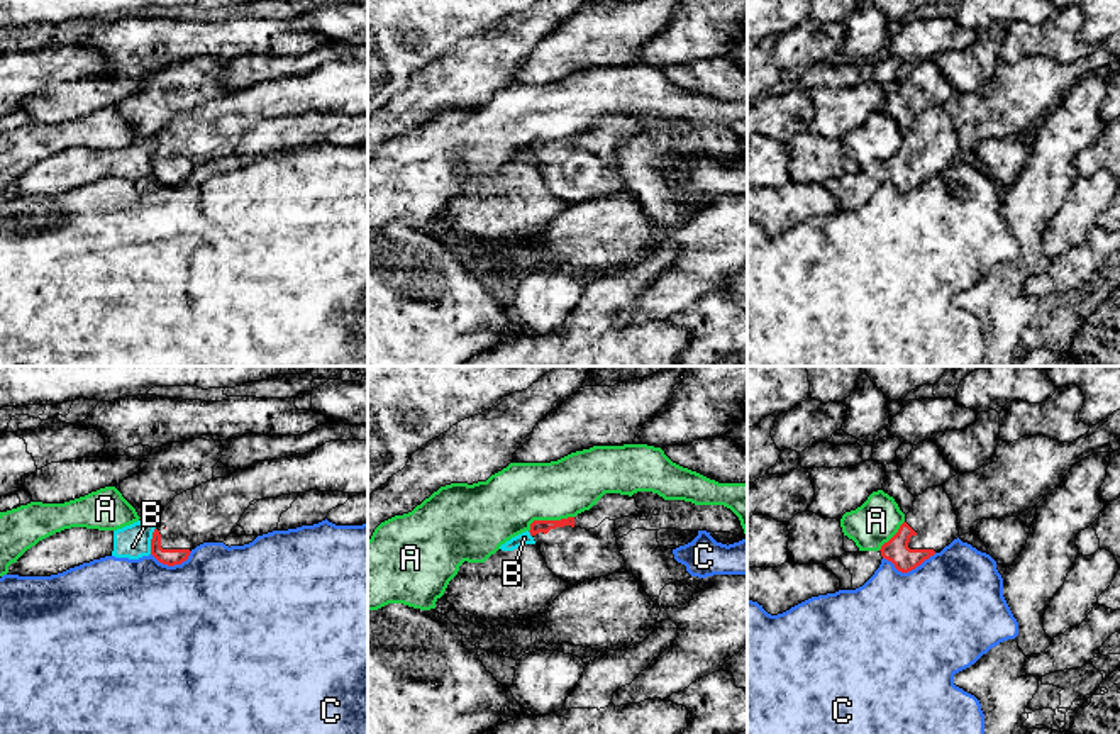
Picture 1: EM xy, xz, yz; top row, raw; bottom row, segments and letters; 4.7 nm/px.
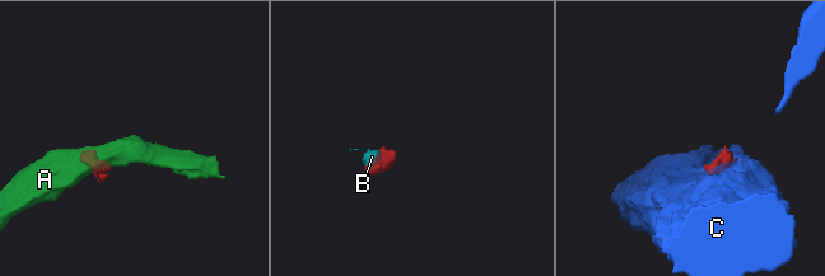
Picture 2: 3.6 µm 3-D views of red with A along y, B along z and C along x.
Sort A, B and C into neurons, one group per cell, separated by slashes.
A / B / C

